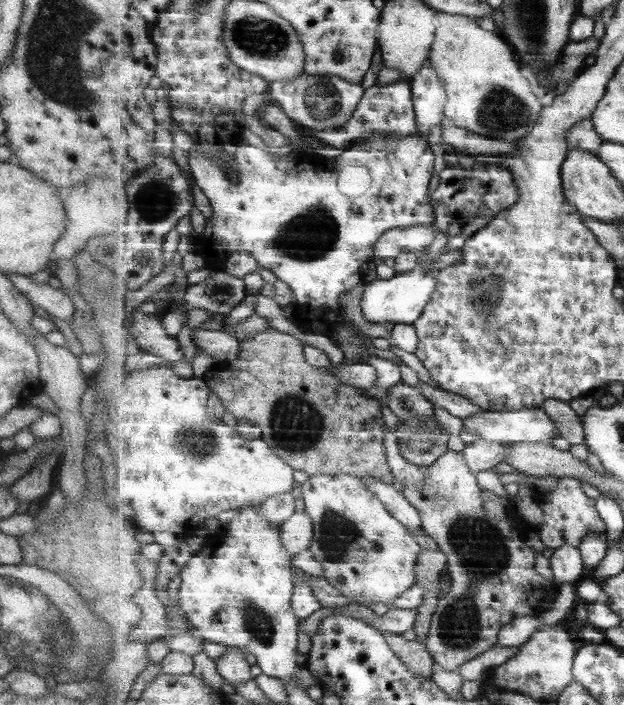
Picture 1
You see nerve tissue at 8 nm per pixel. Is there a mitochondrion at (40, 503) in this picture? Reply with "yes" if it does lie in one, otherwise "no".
no

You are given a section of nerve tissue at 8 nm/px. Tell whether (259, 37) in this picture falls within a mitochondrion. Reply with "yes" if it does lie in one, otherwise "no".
yes

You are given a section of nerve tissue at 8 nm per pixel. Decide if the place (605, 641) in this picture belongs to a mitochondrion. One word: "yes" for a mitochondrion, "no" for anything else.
no

